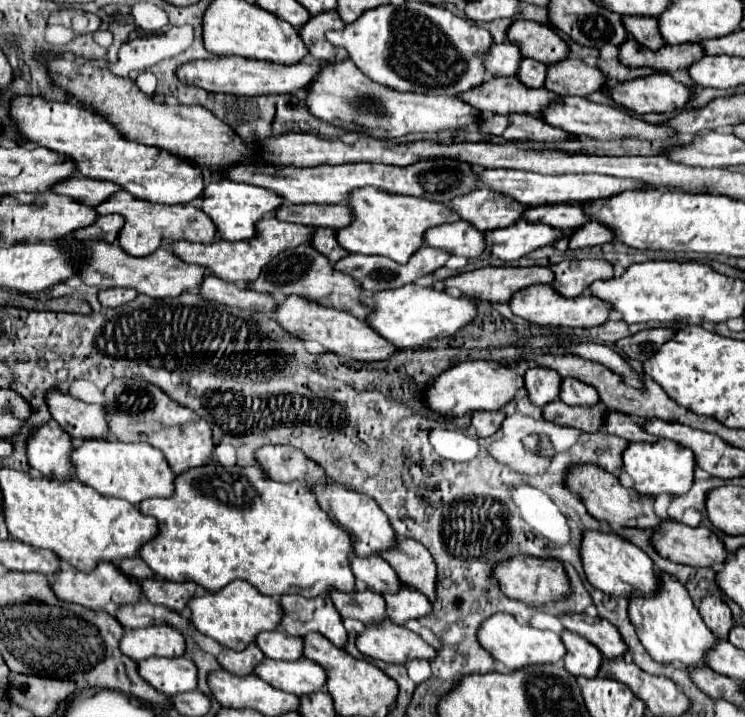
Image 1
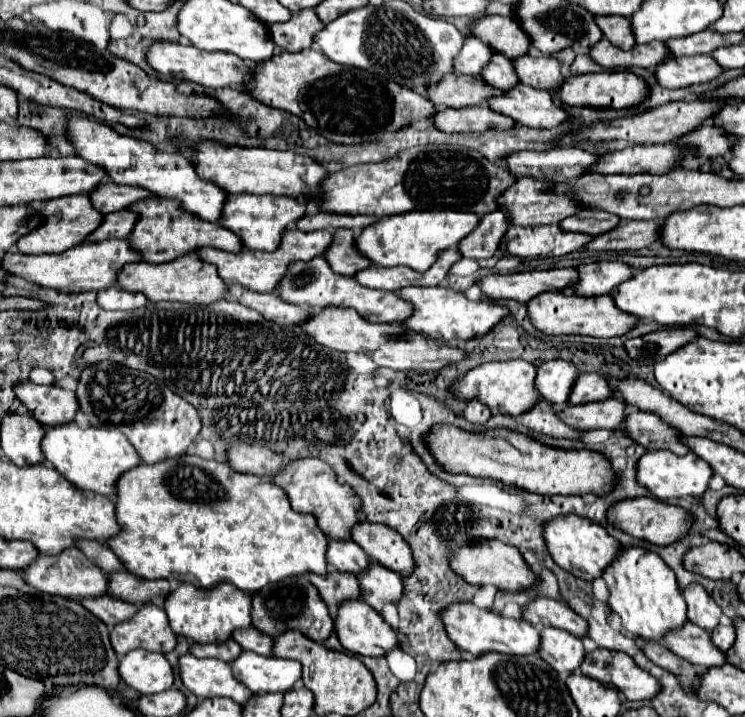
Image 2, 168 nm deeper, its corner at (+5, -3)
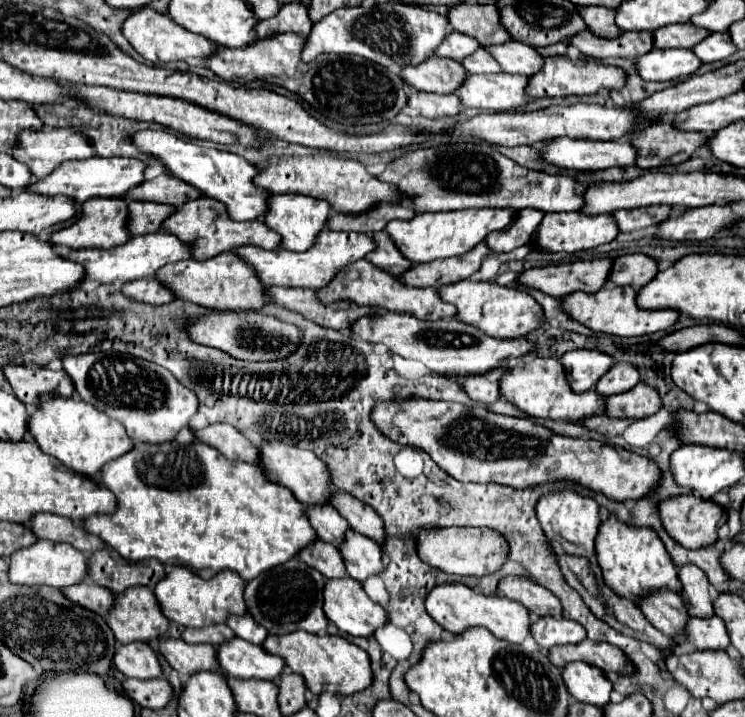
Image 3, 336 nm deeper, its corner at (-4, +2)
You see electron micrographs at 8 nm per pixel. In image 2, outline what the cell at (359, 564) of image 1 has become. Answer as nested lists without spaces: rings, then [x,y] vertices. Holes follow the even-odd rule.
[[[329,540],[327,560],[337,572],[349,574],[361,574],[371,566],[371,558],[353,540],[349,540],[349,544],[341,544],[341,540]]]

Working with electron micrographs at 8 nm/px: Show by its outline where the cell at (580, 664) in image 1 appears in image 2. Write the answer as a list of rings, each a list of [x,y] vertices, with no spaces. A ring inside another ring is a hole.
[[[545,628],[541,632],[541,652],[543,660],[555,668],[557,672],[579,672],[583,660],[585,660],[585,646],[583,640],[559,630],[559,628]]]

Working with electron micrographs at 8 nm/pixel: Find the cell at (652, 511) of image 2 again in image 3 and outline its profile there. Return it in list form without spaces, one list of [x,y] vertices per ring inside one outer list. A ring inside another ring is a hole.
[[[694,493],[670,497],[670,499],[662,501],[658,509],[660,509],[662,525],[668,531],[668,535],[686,549],[700,549],[700,547],[708,547],[710,543],[716,543],[718,529],[728,523],[728,515],[726,515],[724,507],[720,507],[714,501],[706,501]]]

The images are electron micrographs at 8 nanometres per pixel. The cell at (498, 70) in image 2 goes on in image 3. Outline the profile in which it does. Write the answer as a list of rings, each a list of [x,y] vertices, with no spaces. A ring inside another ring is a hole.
[[[482,47],[478,51],[474,51],[472,55],[468,55],[466,59],[462,59],[462,67],[468,73],[500,73],[502,69],[498,67],[498,63],[494,63],[494,57],[484,51]]]

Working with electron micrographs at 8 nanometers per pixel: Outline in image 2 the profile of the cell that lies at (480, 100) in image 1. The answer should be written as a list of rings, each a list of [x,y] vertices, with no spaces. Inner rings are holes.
[[[445,76],[441,84],[429,88],[429,100],[435,104],[435,108],[467,108],[467,106],[479,106],[485,104],[493,96],[501,96],[505,92],[489,86],[481,76]]]

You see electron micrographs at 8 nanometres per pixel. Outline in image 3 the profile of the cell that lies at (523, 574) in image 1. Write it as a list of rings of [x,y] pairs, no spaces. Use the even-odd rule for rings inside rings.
[[[424,527],[416,535],[416,551],[418,557],[440,571],[454,573],[454,575],[470,575],[482,577],[494,573],[502,567],[508,557],[506,539],[496,535],[492,529],[470,529],[470,527]]]

